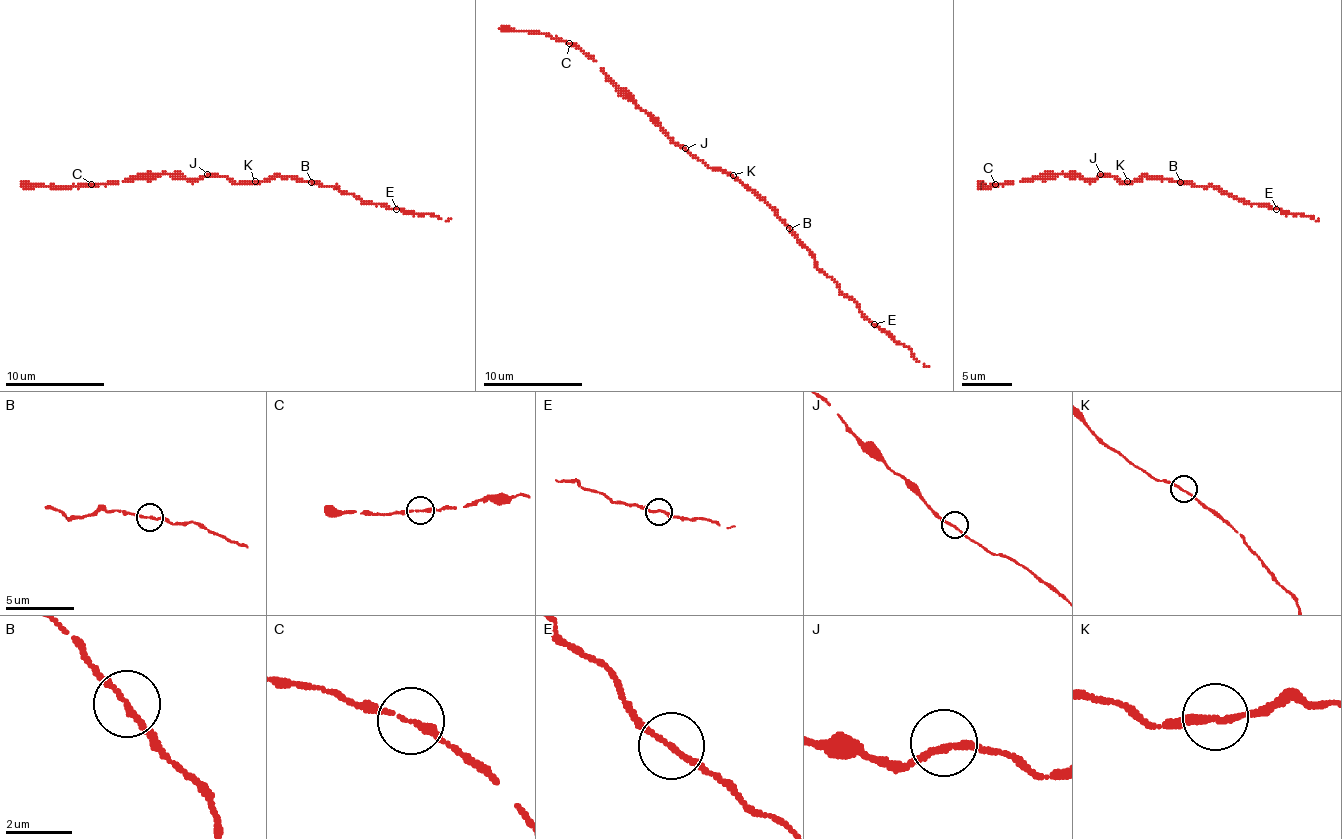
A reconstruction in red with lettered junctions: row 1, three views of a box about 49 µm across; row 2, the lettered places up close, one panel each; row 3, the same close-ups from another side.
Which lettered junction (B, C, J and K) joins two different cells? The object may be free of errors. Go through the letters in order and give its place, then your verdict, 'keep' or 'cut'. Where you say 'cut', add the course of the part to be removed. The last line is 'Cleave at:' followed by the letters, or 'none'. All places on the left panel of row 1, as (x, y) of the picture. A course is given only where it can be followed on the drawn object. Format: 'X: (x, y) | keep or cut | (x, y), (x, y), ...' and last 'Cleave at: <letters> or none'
B: (311, 182) | keep
C: (91, 184) | keep
J: (207, 174) | keep
K: (255, 181) | keep
Cleave at: none

